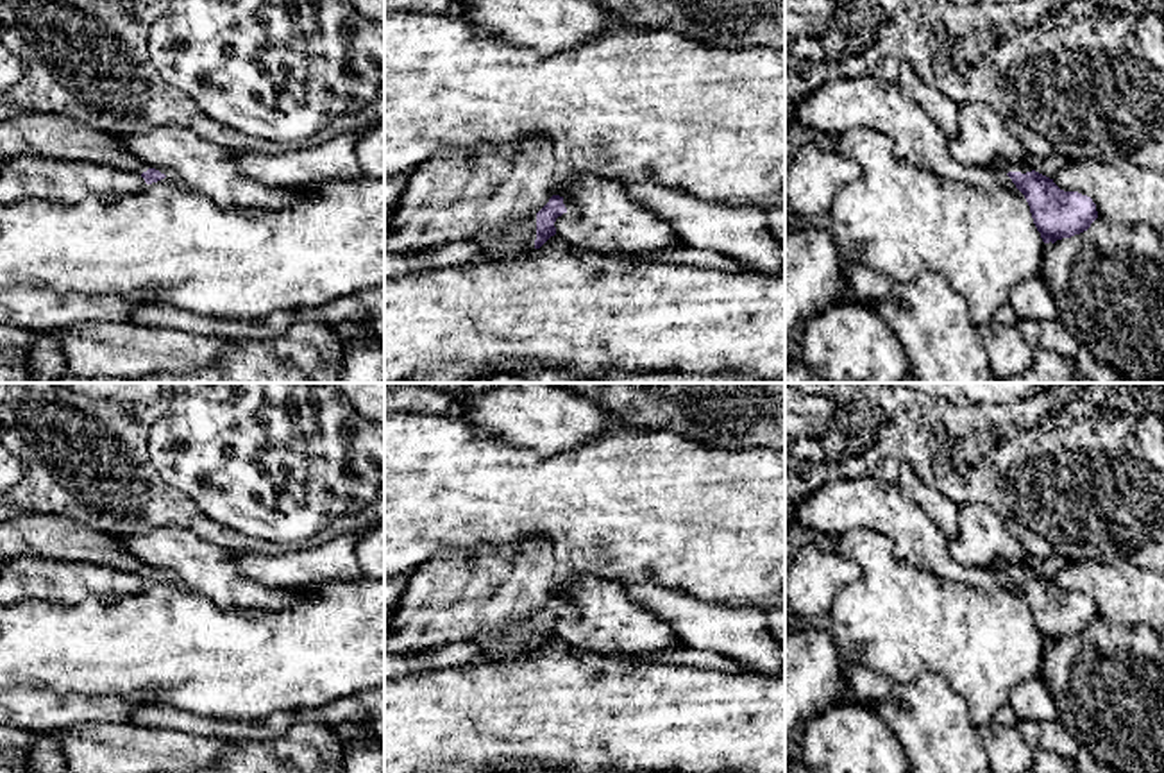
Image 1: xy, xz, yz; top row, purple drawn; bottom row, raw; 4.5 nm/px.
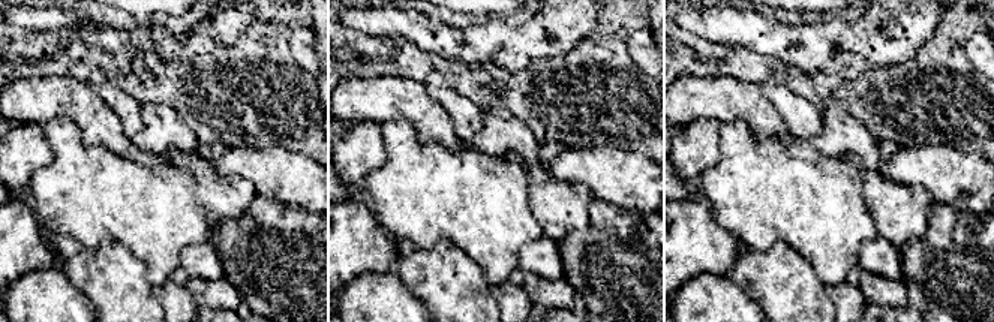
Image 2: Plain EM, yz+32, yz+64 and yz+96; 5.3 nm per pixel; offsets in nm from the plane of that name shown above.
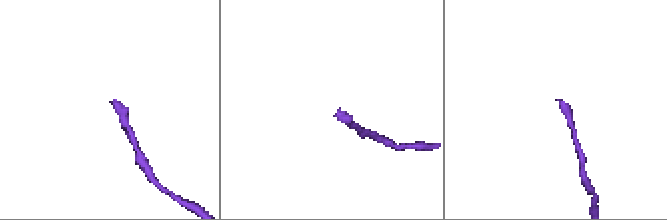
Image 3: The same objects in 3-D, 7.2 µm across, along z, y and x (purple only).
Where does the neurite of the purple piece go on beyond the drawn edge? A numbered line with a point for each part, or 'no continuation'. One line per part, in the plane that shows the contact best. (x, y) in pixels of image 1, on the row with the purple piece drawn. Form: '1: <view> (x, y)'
1: xz (517, 240)

